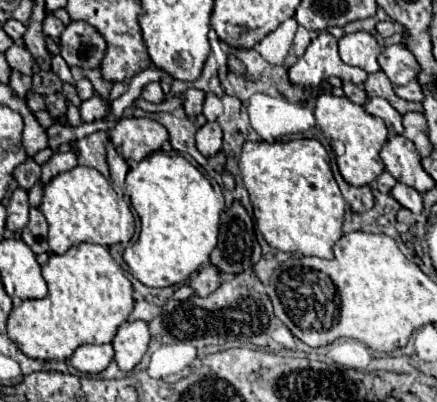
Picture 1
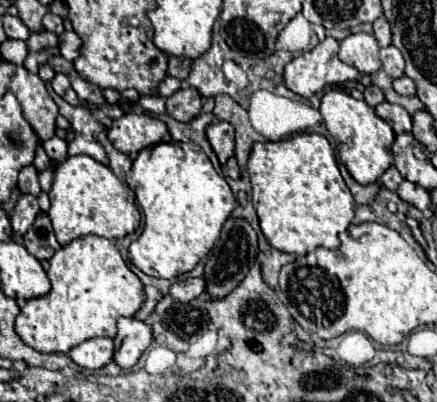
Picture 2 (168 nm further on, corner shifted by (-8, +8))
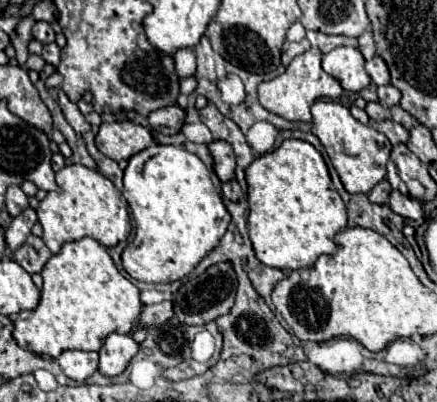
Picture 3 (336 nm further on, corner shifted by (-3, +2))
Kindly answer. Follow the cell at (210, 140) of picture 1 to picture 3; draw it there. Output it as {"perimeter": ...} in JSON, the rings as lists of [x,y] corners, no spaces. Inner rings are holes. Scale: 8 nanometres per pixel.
{"perimeter":[[[211,142],[209,144],[211,156],[215,160],[215,174],[221,182],[235,178],[235,154],[227,142]]]}

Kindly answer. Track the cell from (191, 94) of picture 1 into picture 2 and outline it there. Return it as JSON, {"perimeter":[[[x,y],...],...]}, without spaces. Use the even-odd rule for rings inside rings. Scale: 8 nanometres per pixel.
{"perimeter":[[[180,88],[170,98],[166,98],[166,110],[172,118],[188,122],[200,114],[202,96],[200,92],[196,92],[196,88]]]}

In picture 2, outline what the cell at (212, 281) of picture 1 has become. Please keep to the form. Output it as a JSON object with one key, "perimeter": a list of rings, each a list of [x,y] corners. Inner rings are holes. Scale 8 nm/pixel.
{"perimeter":[[[202,276],[200,278],[184,278],[184,280],[178,280],[178,282],[172,284],[170,294],[176,300],[180,300],[180,302],[188,302],[192,298],[204,296],[206,294],[206,280]]]}

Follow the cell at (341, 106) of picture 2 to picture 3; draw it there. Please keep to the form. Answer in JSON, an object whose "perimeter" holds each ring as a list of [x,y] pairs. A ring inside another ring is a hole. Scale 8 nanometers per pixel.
{"perimeter":[[[333,100],[315,102],[311,106],[311,114],[313,114],[313,132],[319,138],[319,142],[323,144],[345,190],[349,194],[371,192],[373,186],[379,184],[387,176],[385,164],[387,164],[391,148],[393,148],[391,142],[381,132],[373,130],[371,126],[357,122],[345,106],[337,104]]]}

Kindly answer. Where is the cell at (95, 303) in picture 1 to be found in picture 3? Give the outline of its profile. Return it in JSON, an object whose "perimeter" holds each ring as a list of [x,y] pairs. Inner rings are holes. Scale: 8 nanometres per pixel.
{"perimeter":[[[81,238],[75,242],[67,242],[59,254],[53,254],[49,262],[45,264],[43,272],[43,288],[41,288],[41,300],[37,310],[19,312],[15,320],[15,340],[25,350],[33,350],[35,354],[45,354],[51,358],[57,358],[63,350],[99,350],[103,344],[103,338],[107,334],[129,334],[135,330],[135,322],[139,320],[139,314],[143,310],[143,304],[139,300],[139,290],[115,268],[109,252],[105,246],[101,246],[93,238]]]}

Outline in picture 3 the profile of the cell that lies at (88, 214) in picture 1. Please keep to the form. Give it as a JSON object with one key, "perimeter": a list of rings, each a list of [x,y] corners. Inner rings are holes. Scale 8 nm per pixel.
{"perimeter":[[[69,164],[55,174],[55,180],[57,180],[57,190],[49,192],[39,202],[37,208],[37,216],[43,226],[43,242],[51,250],[51,254],[57,254],[65,242],[81,240],[85,236],[95,238],[107,248],[115,246],[117,242],[129,236],[131,222],[129,222],[127,202],[117,192],[117,188],[109,178],[81,164]]]}

